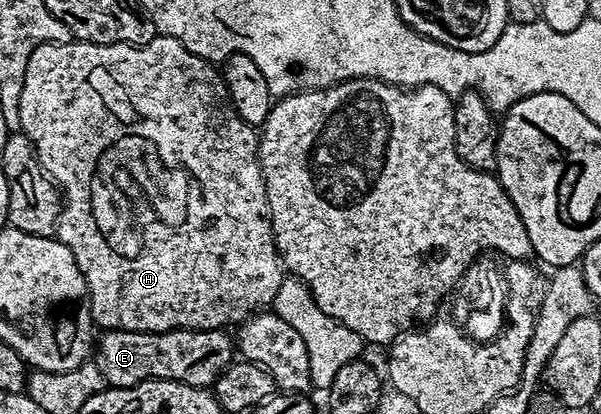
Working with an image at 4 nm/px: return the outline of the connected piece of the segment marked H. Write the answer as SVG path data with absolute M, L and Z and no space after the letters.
M157 35L149 43L144 45L98 45L88 41L71 40L68 45L42 45L29 55L28 67L25 69L24 87L20 97L20 127L21 131L33 143L35 158L39 160L40 167L47 172L48 177L59 187L61 194L61 208L59 211L59 227L57 239L73 251L73 259L77 259L77 267L81 267L81 275L87 284L87 296L91 306L91 319L100 330L119 330L121 332L169 332L174 329L223 329L229 325L242 323L252 314L266 310L272 304L277 295L277 289L281 287L285 276L282 261L279 260L279 252L275 246L275 236L271 226L269 215L269 203L265 195L265 179L261 175L261 163L259 162L259 133L256 126L247 125L239 116L231 102L227 100L227 88L223 82L220 70L212 62L193 55L177 39Z

